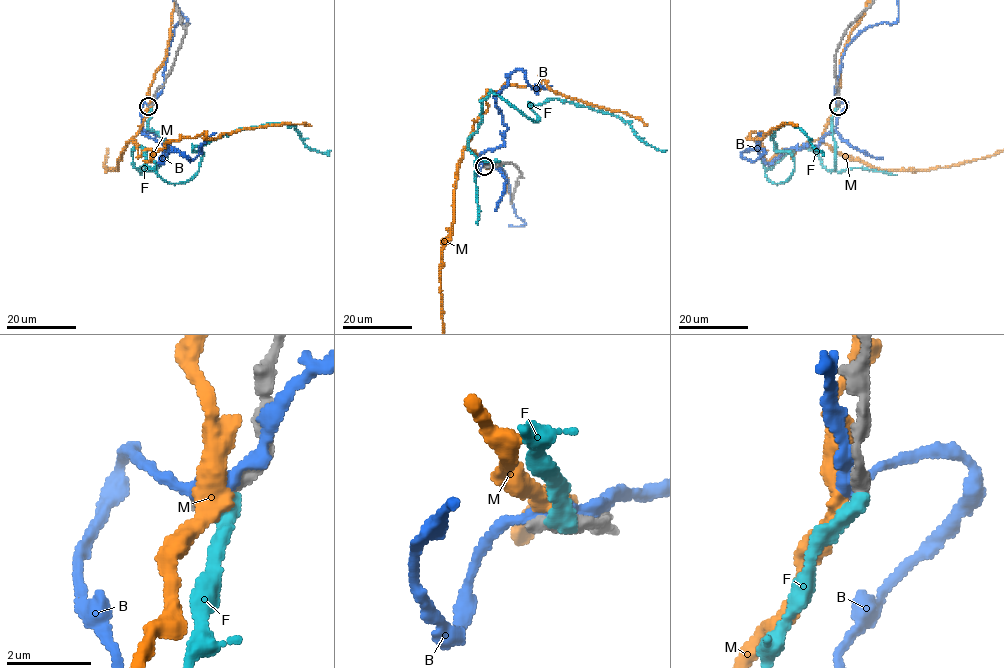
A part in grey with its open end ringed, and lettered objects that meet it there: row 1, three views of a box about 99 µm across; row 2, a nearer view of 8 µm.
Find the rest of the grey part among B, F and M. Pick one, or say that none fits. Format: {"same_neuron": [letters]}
{"same_neuron": []}

